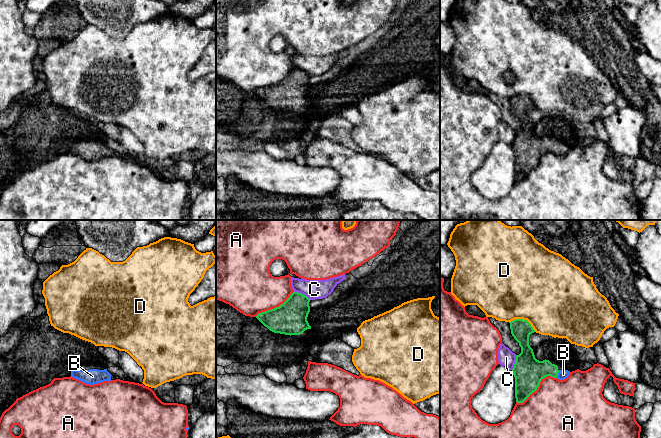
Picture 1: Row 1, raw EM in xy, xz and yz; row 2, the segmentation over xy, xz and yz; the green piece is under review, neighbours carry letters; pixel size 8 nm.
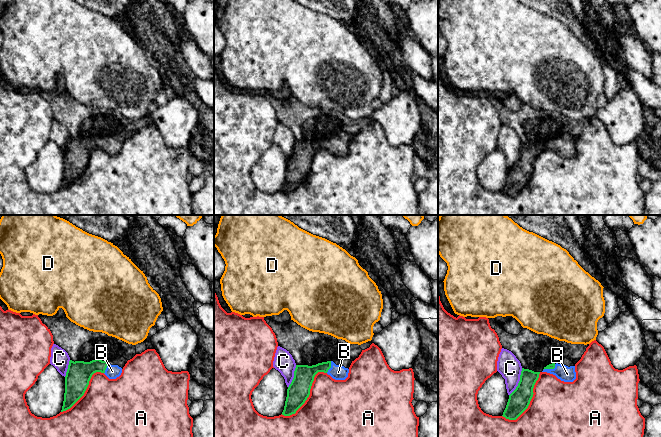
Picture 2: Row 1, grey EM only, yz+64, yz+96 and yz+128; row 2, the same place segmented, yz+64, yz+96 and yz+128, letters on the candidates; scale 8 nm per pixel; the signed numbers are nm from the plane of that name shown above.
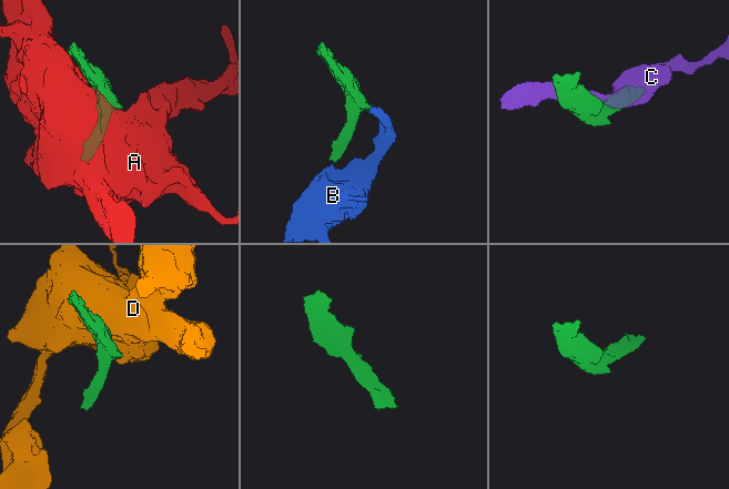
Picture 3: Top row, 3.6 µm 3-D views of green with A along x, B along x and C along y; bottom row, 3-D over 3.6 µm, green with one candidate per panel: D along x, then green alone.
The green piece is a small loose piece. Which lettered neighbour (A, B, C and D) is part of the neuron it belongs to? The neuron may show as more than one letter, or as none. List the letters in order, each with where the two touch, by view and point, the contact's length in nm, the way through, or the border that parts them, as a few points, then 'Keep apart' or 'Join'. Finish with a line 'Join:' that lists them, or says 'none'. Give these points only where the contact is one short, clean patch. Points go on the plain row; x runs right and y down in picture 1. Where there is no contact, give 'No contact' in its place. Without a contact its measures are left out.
A: Touches green at yz (538, 162). Shared border 380 nm. Keep apart
B: Touches green at yz (557, 150). Shared border 70 nm. Path across: yz (528, 147), (553, 147), (557, 150), (563, 150). Join
C: Touches green at xz (302, 70). Shared border 150 nm. Keep apart
D: Touches green at yz (522, 95). Shared border 220 nm. Keep apart
Join: B

